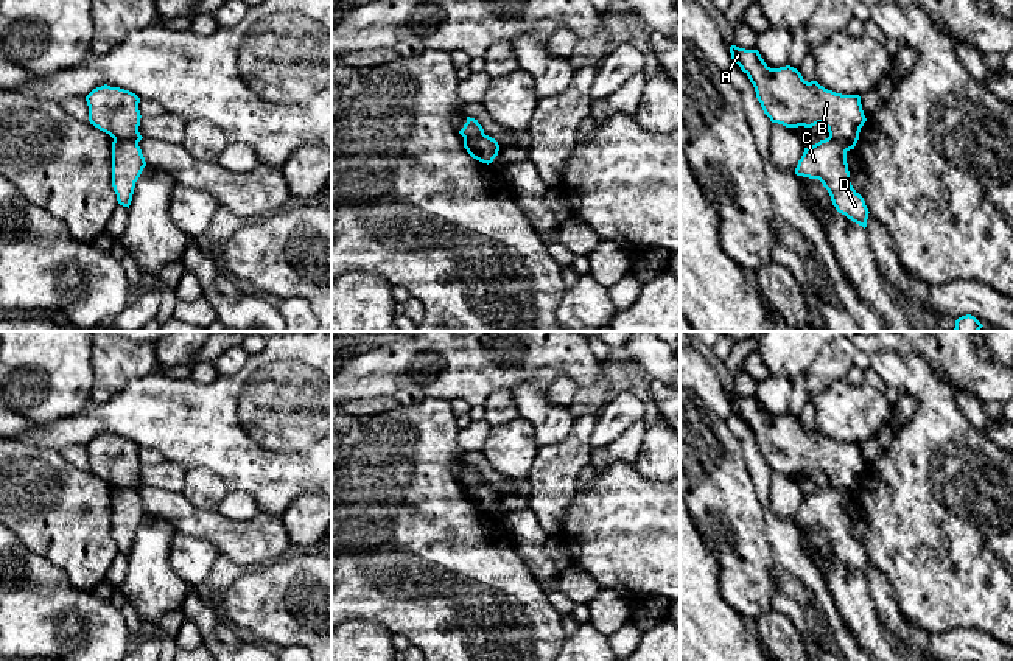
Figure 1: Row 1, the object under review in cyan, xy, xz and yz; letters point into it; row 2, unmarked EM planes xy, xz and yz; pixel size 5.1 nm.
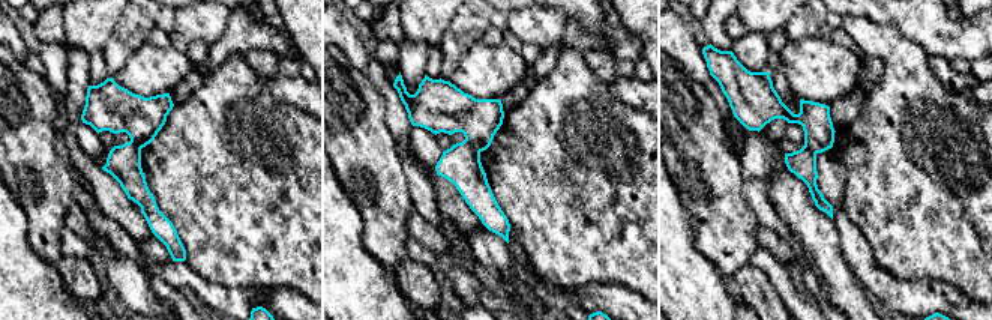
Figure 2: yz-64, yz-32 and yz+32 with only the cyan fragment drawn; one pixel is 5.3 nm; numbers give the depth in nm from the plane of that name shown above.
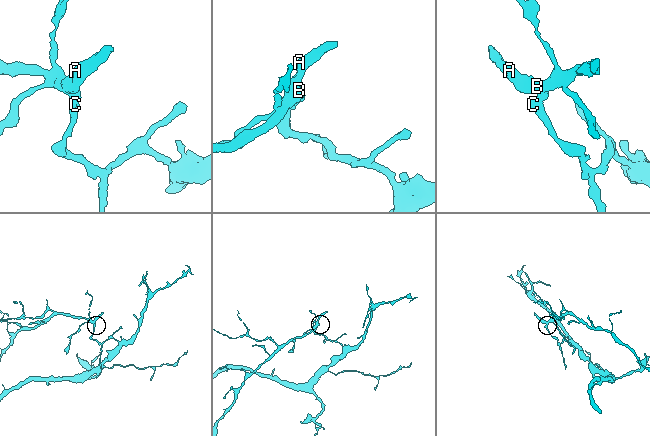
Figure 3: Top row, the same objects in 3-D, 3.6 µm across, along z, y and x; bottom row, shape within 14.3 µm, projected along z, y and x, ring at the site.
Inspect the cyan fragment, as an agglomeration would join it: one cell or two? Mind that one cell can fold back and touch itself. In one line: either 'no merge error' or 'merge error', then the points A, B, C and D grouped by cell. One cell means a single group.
merge error | A B / C D

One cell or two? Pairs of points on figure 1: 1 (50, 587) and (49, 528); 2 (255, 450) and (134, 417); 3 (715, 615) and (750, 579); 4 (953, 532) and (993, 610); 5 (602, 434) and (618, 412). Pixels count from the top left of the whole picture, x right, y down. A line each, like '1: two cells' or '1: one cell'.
1: two cells
2: one cell
3: two cells
4: one cell
5: one cell

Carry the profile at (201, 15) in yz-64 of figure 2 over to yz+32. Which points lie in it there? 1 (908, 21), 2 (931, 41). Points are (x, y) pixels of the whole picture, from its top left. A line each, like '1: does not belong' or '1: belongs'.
1: does not belong
2: does not belong

